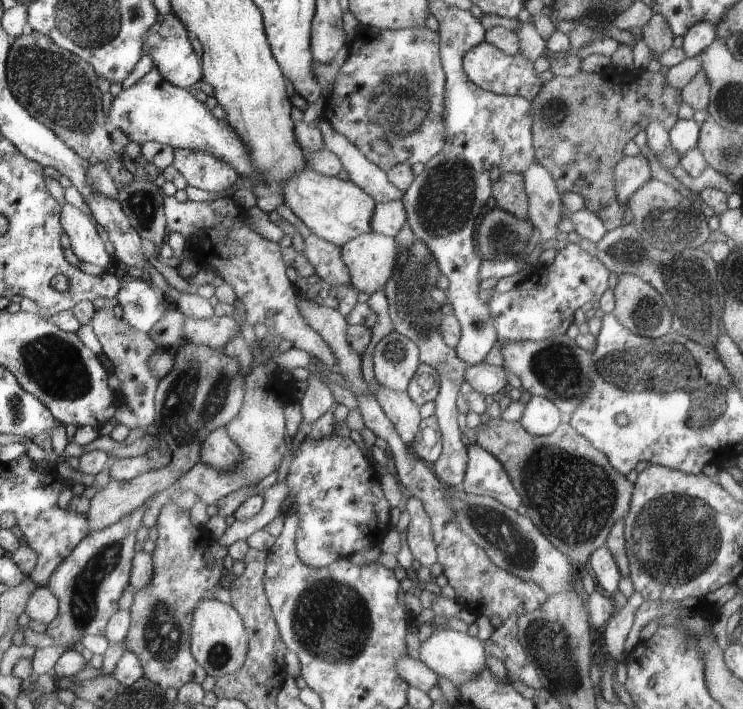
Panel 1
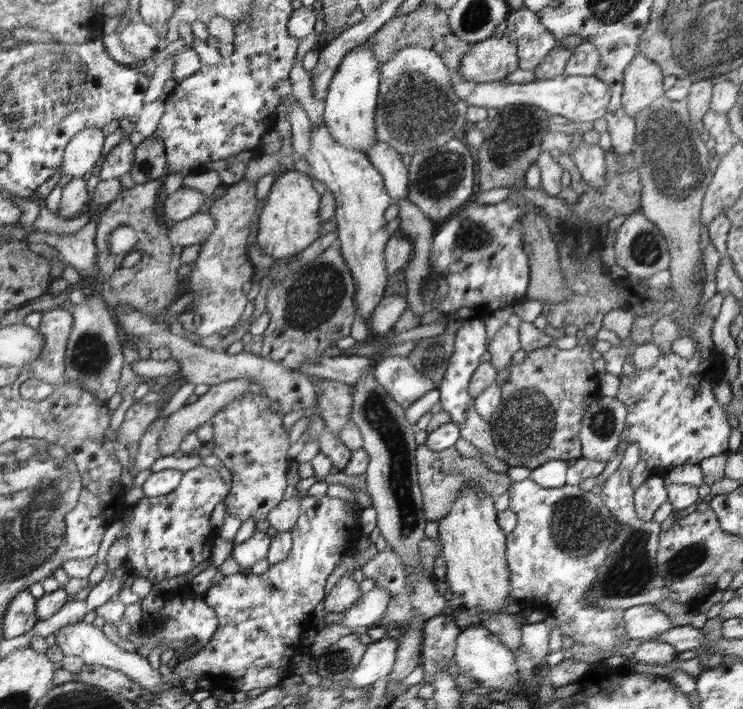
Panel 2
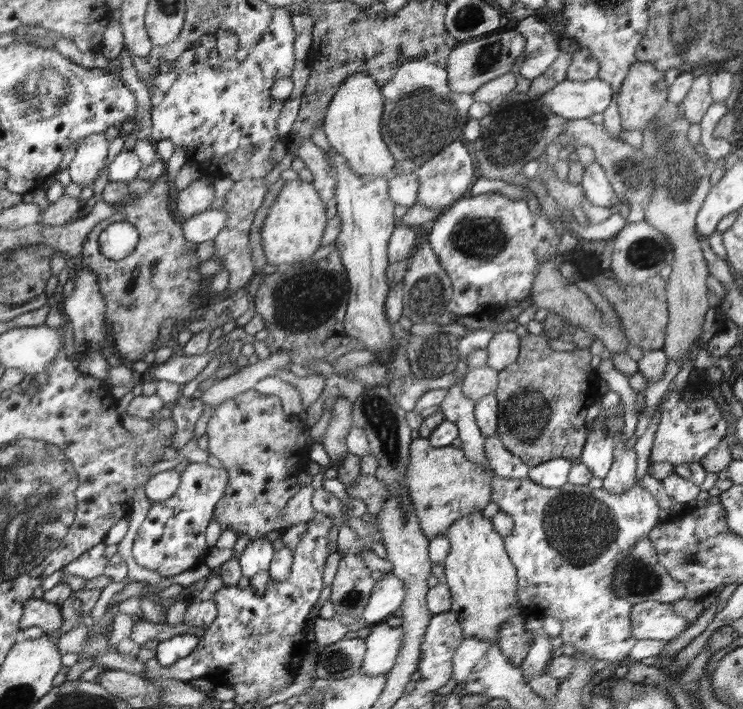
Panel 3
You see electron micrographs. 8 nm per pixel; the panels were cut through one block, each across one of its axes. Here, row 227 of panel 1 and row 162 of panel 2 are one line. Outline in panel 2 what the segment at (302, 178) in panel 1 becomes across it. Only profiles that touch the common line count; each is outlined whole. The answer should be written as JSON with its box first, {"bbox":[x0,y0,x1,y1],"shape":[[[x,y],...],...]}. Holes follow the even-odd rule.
{"bbox":[304,120,392,322],"shape":[[[320,120],[320,124],[311,127],[311,130],[309,150],[304,157],[310,166],[309,176],[326,185],[335,197],[337,240],[341,242],[342,257],[350,267],[356,284],[356,315],[367,322],[377,310],[387,288],[384,242],[389,242],[392,234],[386,230],[384,208],[390,206],[390,196],[385,189],[384,178],[363,152],[339,144],[330,135],[324,120]]]}

